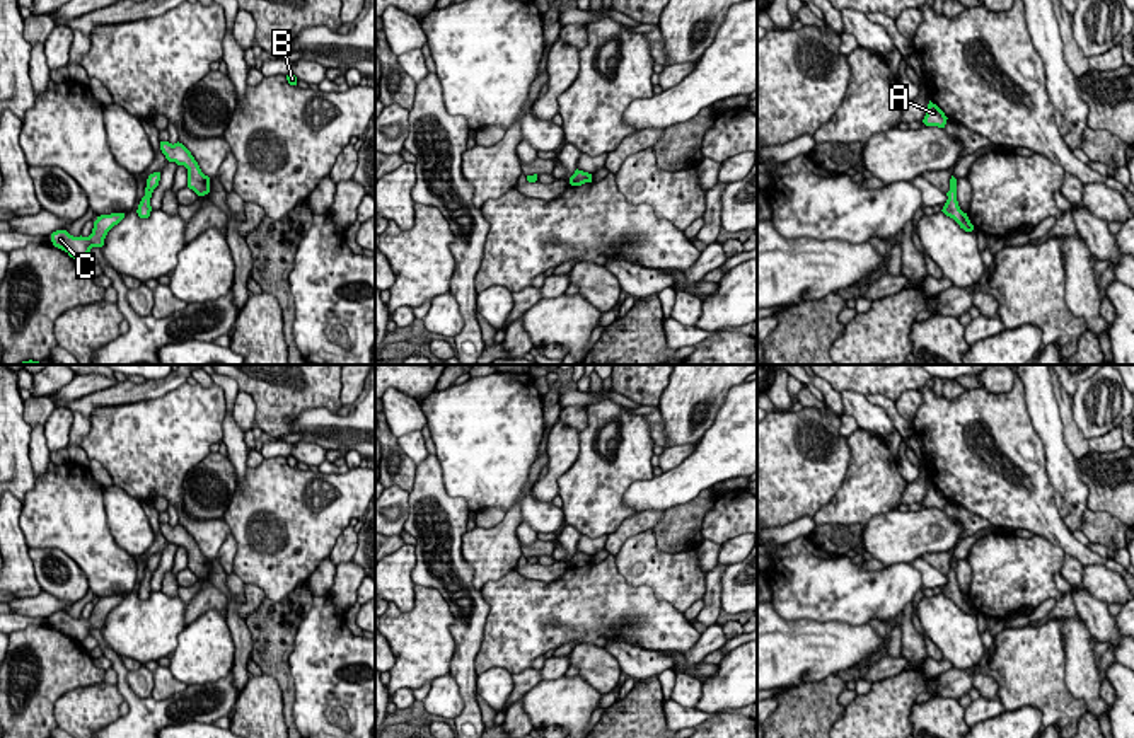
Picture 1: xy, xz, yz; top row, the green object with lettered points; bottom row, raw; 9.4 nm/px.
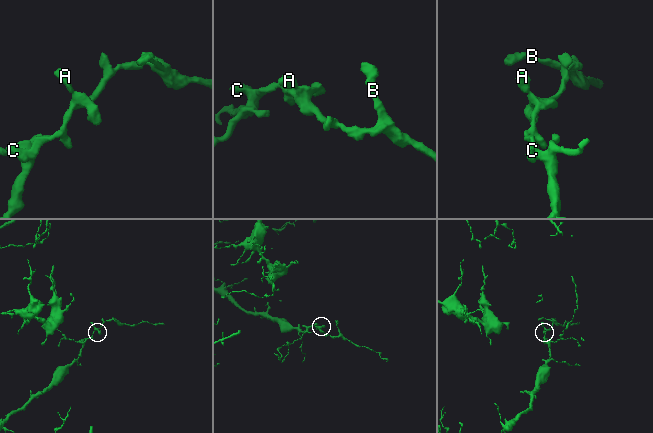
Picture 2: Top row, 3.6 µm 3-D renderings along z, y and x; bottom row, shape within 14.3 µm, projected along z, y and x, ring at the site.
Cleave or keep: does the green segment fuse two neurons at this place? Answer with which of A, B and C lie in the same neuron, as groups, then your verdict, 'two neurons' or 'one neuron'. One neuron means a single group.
A B C; one neuron

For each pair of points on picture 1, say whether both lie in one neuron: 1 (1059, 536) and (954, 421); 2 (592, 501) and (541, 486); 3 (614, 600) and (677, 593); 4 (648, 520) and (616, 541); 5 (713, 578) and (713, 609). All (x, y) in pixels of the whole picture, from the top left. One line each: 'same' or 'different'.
1: same
2: different
3: different
4: same
5: same

